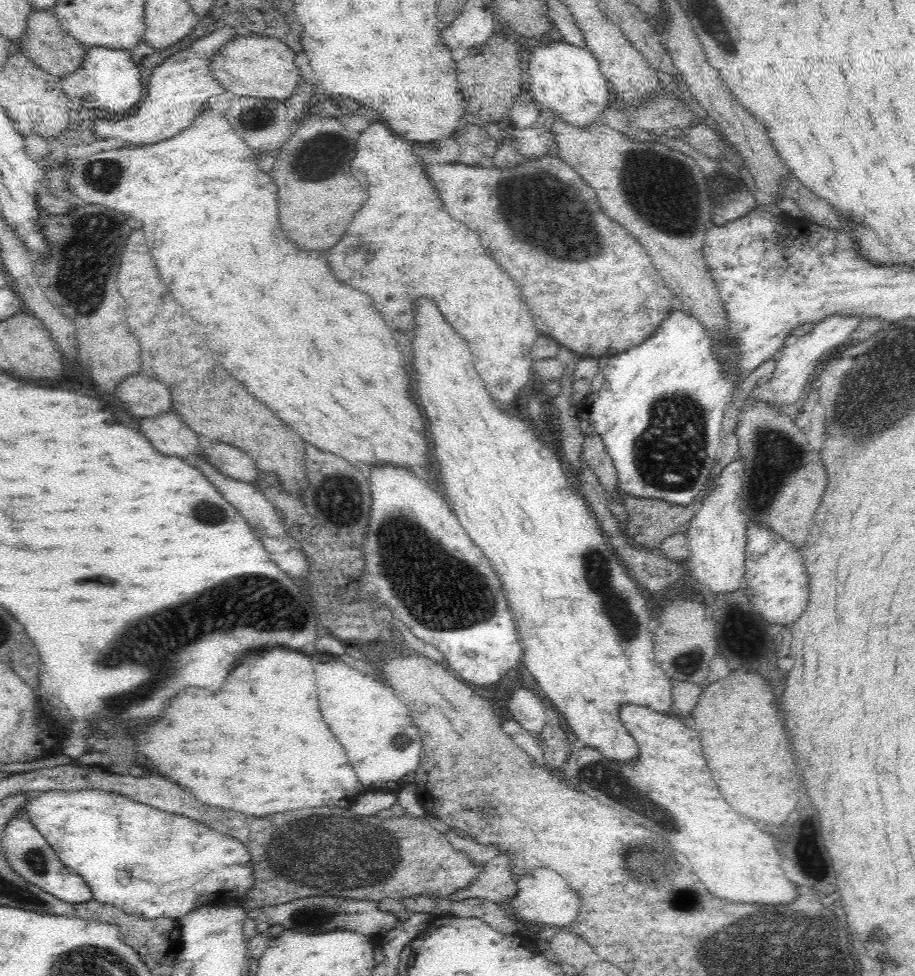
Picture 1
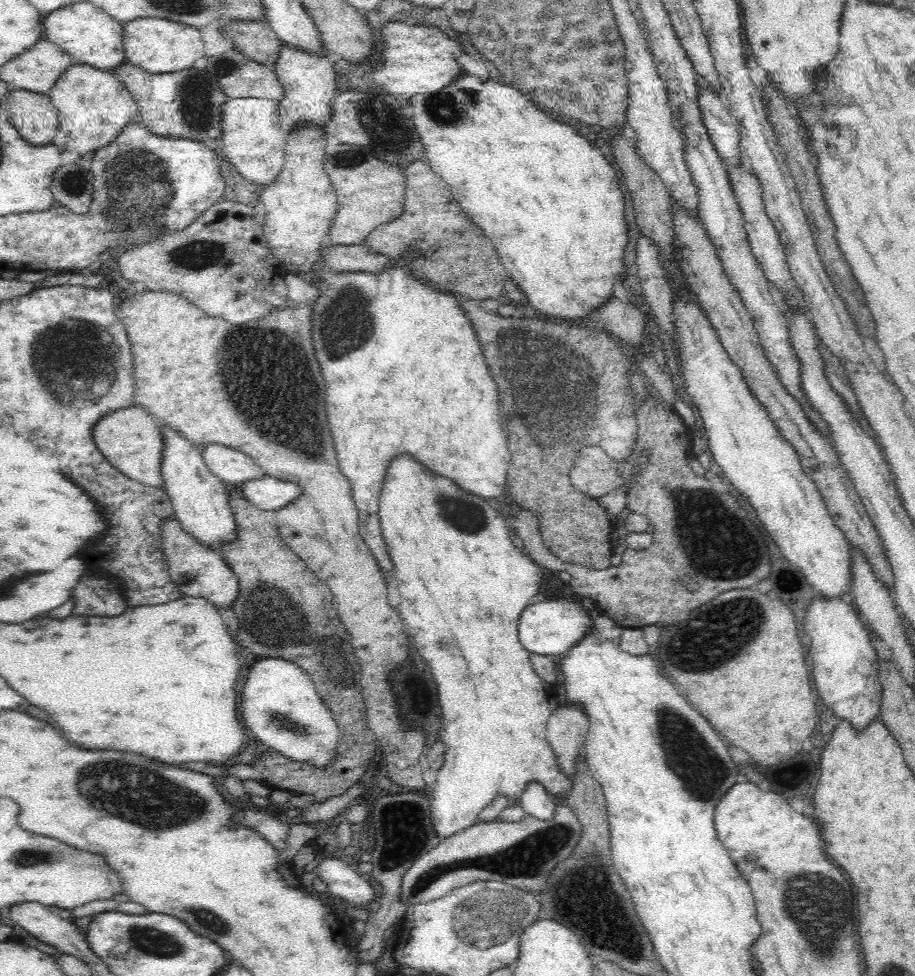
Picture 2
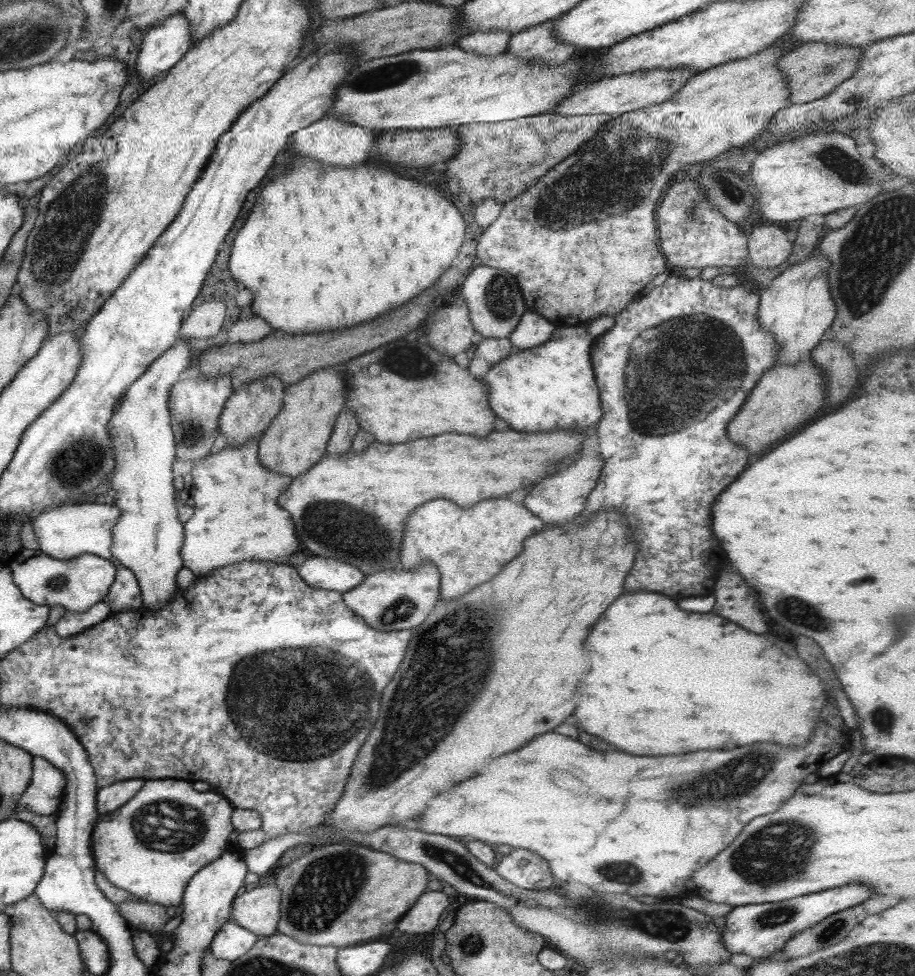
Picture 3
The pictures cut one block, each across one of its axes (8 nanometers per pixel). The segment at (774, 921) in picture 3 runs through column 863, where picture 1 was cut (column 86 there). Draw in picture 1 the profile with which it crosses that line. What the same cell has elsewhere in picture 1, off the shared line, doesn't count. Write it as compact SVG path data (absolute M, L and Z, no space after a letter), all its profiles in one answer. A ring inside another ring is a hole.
M22 811L6 822L2 842L10 867L27 882L40 886L40 889L54 896L60 896L60 900L64 902L86 902L88 898L91 898L90 889L82 880L78 880L76 874L72 880L66 880L66 874L68 874L66 866L62 866L62 861L58 860L56 851Z

